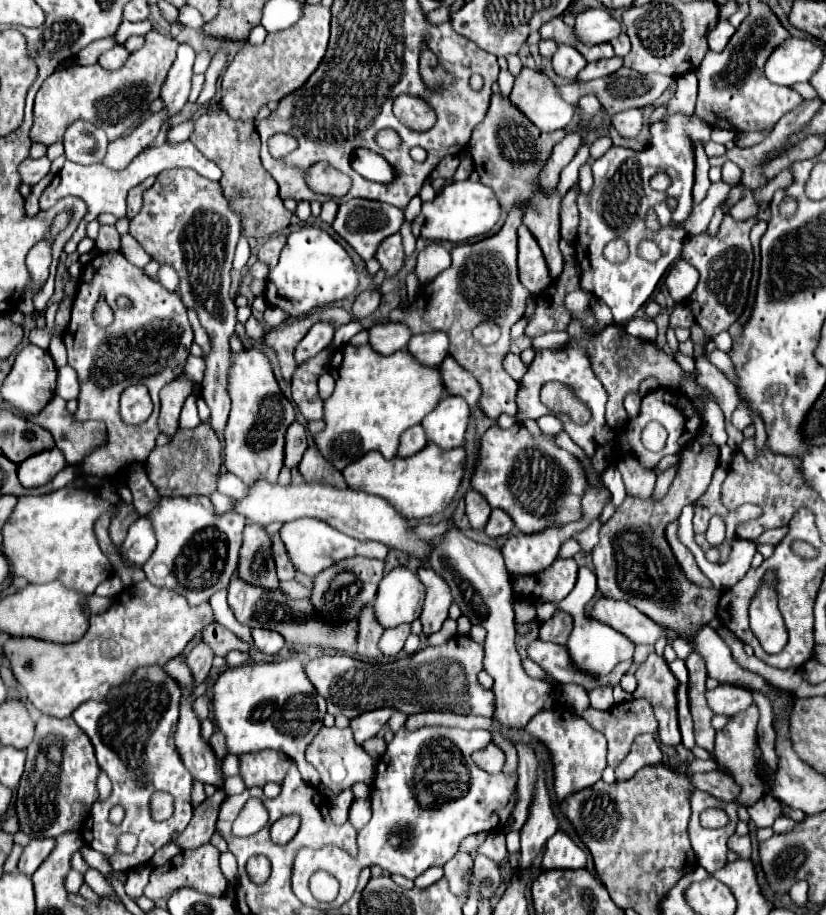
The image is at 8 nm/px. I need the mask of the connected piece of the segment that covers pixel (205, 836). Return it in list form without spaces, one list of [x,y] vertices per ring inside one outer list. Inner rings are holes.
[[[217,790],[211,798],[207,798],[201,806],[193,810],[193,818],[189,826],[175,838],[171,840],[175,846],[181,850],[195,850],[211,840],[215,834],[215,820],[219,814],[219,804],[225,798],[225,790]]]

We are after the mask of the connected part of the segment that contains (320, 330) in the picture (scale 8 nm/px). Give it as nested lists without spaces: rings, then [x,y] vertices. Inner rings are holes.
[[[317,322],[317,324],[313,324],[313,328],[307,332],[307,336],[295,348],[295,360],[305,362],[311,356],[315,356],[317,352],[321,352],[323,348],[327,348],[331,338],[333,338],[333,332],[335,332],[333,322]]]

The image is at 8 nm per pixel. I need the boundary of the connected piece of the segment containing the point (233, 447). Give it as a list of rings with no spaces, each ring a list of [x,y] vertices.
[[[251,348],[235,354],[233,368],[229,372],[229,396],[231,414],[225,426],[223,466],[231,474],[239,476],[245,484],[251,484],[257,478],[275,482],[283,466],[285,432],[295,420],[295,410],[291,402],[281,394],[271,364],[259,350]]]

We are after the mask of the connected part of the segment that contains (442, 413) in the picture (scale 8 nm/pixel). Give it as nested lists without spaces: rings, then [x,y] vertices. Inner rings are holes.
[[[447,394],[437,408],[423,418],[427,440],[441,448],[457,448],[465,442],[465,430],[469,426],[471,408],[461,396]]]

